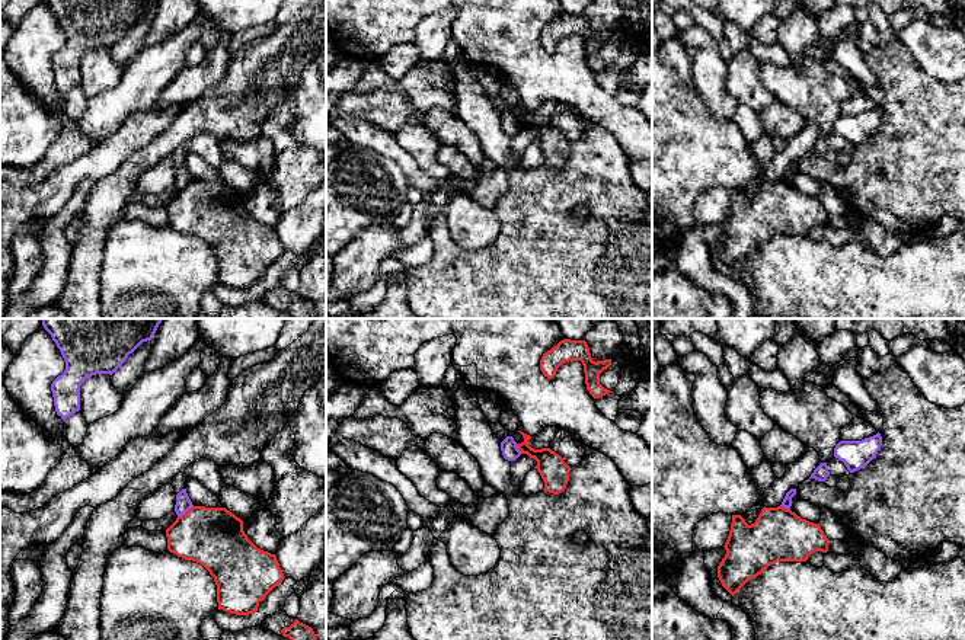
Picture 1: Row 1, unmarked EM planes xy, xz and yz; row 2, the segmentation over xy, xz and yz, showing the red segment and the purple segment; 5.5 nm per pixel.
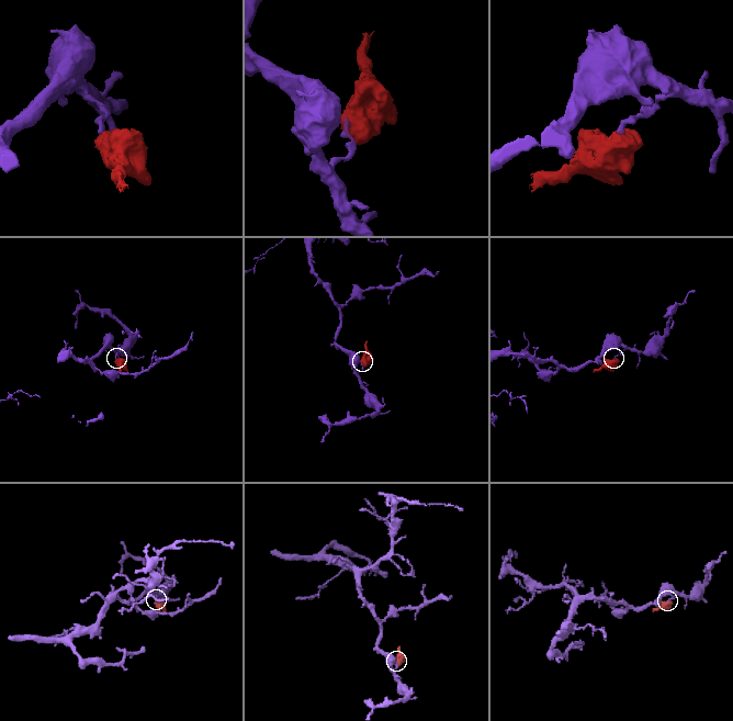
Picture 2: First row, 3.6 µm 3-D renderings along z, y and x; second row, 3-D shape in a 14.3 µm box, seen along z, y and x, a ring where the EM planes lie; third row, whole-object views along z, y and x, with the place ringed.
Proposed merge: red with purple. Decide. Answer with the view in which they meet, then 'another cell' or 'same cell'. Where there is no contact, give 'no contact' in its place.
xy | another cell

